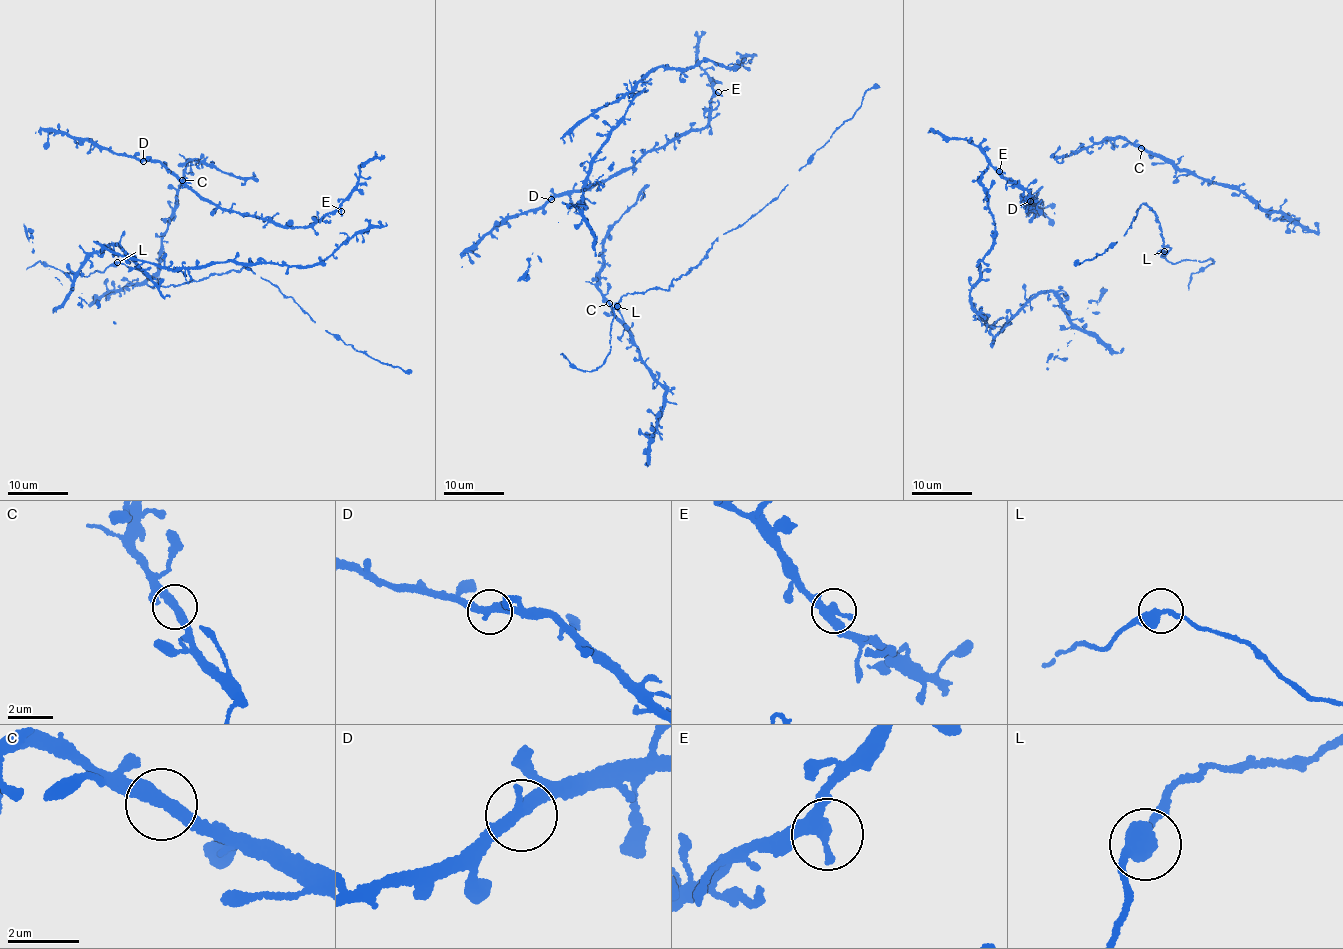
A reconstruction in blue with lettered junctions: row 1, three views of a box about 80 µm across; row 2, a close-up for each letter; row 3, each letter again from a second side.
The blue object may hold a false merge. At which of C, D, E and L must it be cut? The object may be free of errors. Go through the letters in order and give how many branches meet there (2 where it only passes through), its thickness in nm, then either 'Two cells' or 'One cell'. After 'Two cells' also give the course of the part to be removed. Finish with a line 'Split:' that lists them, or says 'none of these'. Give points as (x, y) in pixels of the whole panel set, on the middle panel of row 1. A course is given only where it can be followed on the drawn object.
C: Branches: 2. Thickness 360 nm. One cell
D: Branches: 2. Thickness 360 nm. One cell
E: Branches: 2. Thickness 320 nm. One cell
L: Branches: 2. Thickness 400 nm. One cell
Split: none of these

